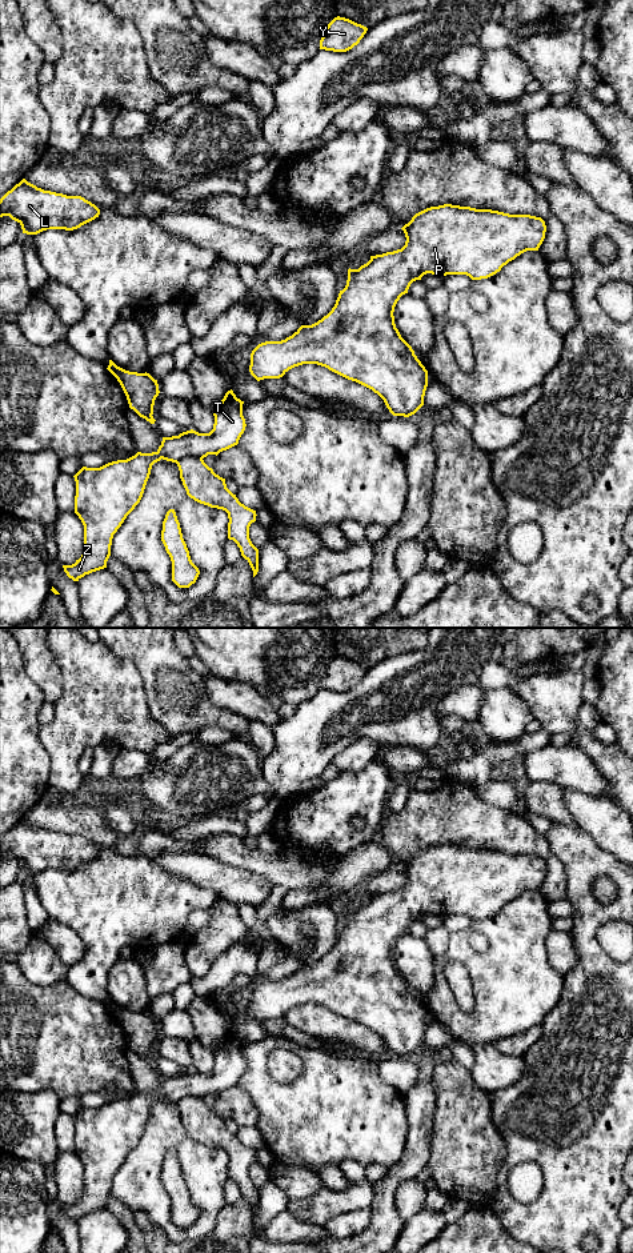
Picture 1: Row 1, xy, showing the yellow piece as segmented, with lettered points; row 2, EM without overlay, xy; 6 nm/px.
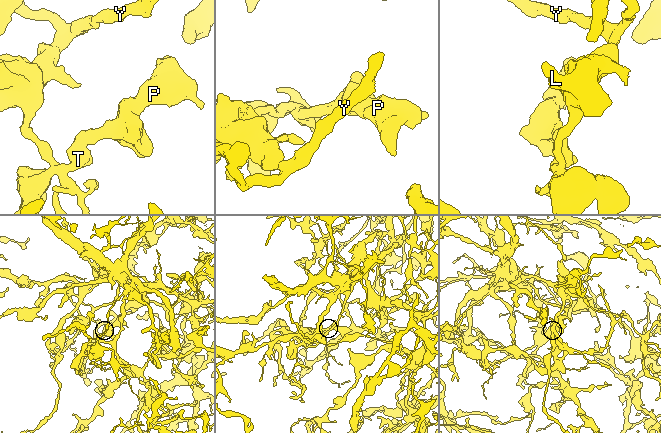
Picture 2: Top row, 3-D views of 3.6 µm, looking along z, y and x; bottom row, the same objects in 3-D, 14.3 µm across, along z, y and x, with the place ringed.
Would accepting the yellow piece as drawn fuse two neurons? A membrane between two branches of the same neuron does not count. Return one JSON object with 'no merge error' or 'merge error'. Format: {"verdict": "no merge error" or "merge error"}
{"verdict": "merge error"}

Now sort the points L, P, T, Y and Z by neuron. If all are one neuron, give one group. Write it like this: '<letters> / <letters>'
L Y / P T Z

